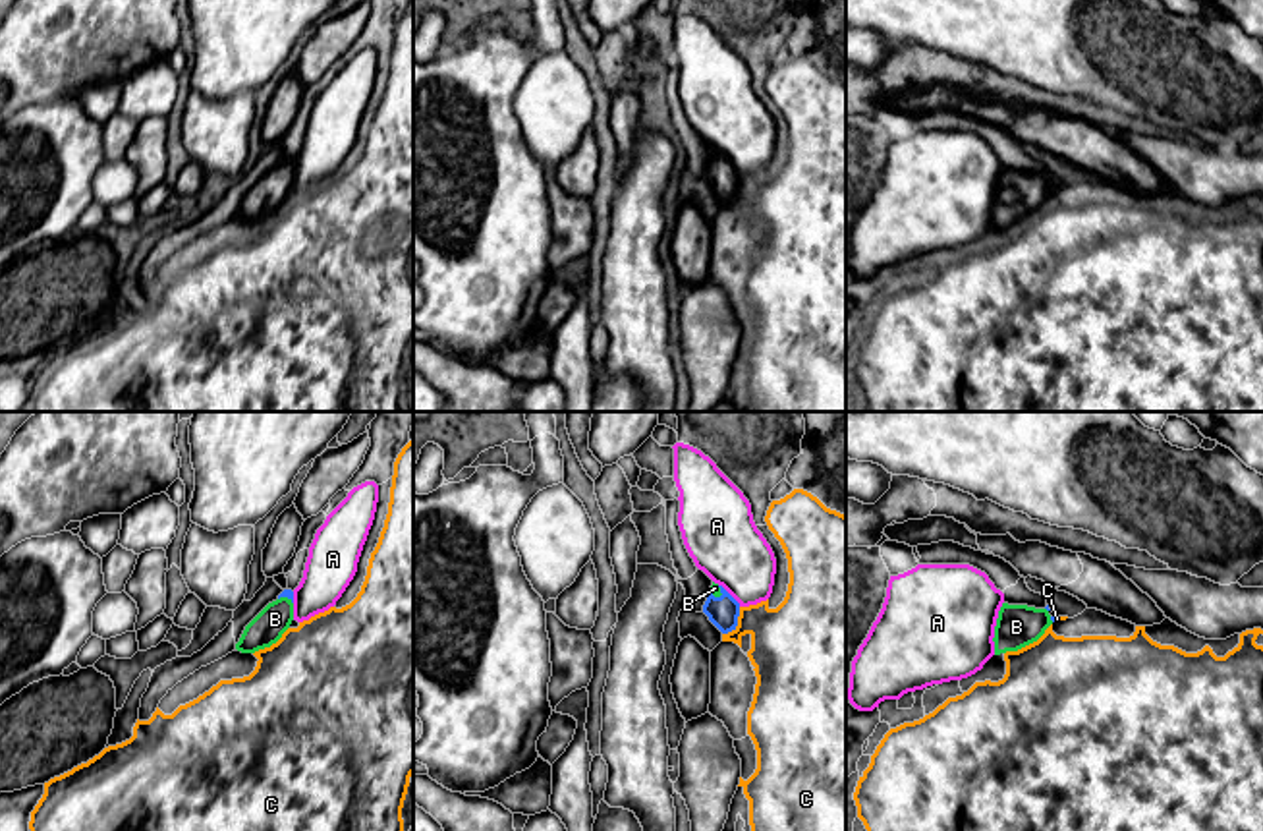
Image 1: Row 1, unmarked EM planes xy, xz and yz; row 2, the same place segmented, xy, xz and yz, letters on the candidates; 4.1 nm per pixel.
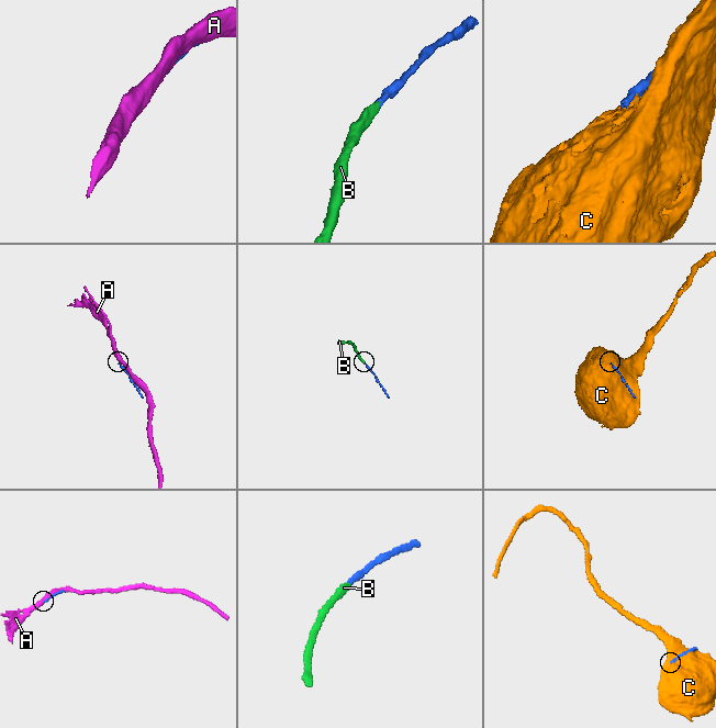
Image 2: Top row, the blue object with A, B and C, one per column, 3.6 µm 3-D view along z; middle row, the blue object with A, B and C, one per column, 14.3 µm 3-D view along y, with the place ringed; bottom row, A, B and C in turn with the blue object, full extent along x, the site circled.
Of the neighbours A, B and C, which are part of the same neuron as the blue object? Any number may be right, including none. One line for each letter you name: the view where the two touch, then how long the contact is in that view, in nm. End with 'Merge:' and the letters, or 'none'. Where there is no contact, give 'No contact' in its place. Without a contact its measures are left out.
B: Touches blue in xz. Shared border 60 nm
Merge: B

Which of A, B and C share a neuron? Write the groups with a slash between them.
A / B / C

